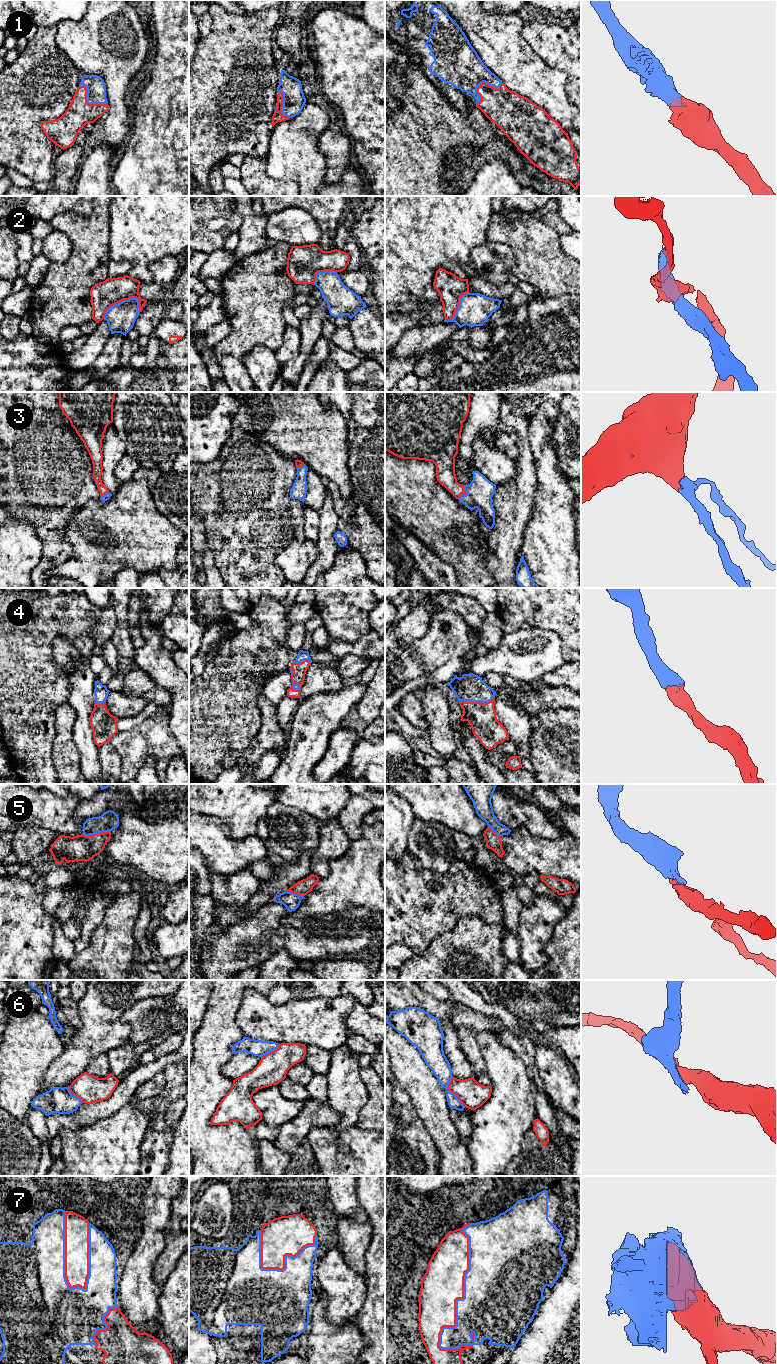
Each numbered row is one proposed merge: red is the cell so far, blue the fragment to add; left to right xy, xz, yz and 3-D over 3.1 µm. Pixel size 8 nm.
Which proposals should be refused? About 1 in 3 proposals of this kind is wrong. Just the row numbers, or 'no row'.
2, 6

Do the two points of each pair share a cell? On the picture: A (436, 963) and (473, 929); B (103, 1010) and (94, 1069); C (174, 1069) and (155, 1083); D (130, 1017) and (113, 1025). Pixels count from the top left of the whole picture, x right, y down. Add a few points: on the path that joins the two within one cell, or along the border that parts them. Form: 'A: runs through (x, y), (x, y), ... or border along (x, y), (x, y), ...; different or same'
A: runs through (445, 954), (453, 945), (457, 945), (464, 938); same
B: border along (105, 1052), (95, 1056), (89, 1062), (85, 1071); different
C: border along (163, 1072), (165, 1085), (156, 1096); different
D: border along (135, 1002), (122, 1018), (131, 1028), (127, 1042); different

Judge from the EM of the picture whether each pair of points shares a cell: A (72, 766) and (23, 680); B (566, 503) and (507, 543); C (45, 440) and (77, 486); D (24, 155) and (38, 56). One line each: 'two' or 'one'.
A: two
B: two
C: one
D: one

